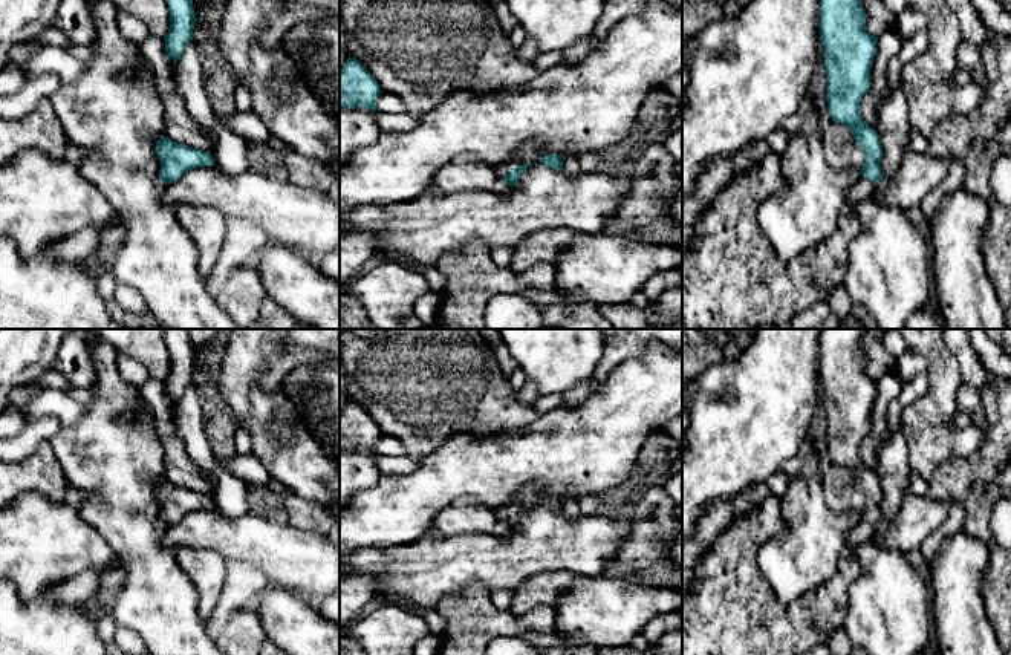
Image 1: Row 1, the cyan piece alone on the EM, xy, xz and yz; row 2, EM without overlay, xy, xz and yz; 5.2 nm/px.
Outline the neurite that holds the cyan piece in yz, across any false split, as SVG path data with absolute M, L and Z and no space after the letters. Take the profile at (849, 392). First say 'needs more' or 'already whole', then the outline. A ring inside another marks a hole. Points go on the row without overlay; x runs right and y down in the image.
needs more; M821 329L820 383L824 389L827 453L834 465L852 473L864 493L860 522L849 530L852 551L875 534L881 519L883 488L875 471L860 456L860 445L870 432L870 412L878 380L866 373L866 355L860 346L866 329Z

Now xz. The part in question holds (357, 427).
already whole; M349 399L340 413L340 450L362 448L375 456L381 436L382 433L373 418L356 401Z

